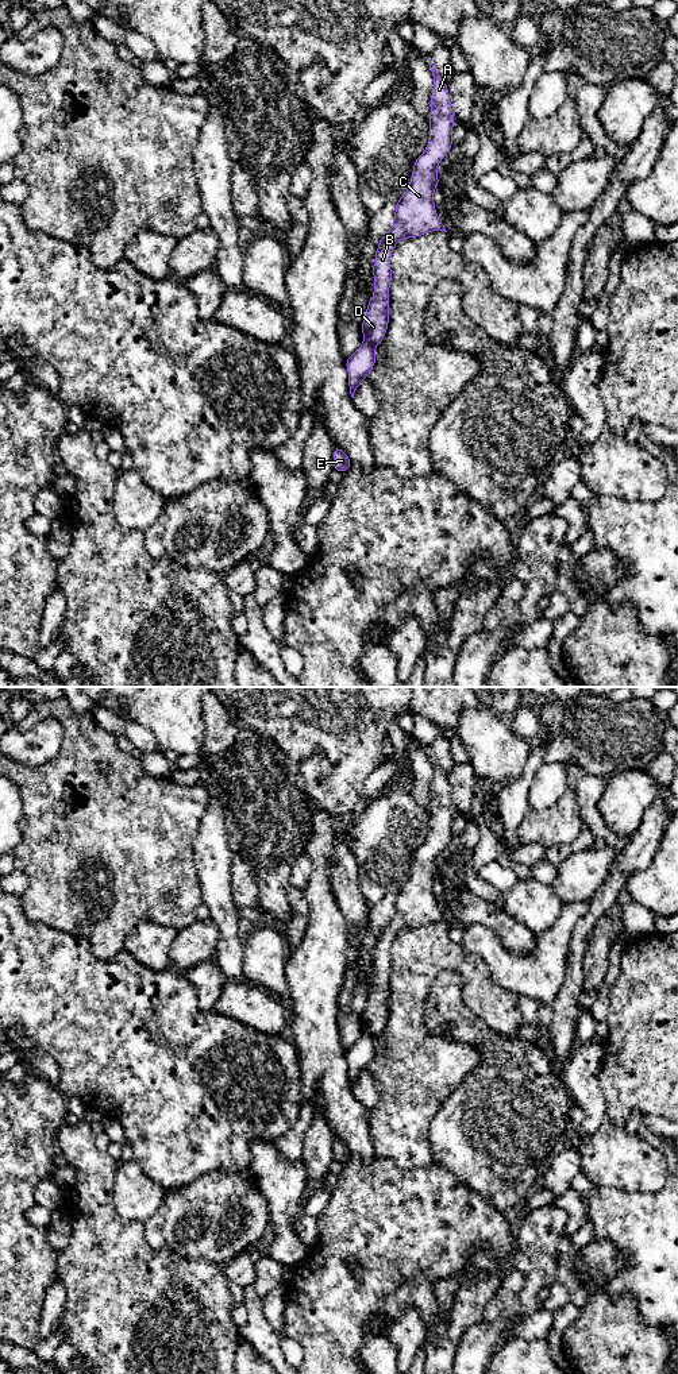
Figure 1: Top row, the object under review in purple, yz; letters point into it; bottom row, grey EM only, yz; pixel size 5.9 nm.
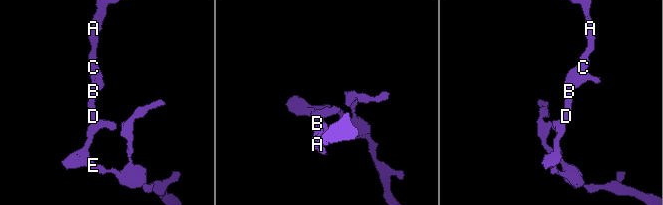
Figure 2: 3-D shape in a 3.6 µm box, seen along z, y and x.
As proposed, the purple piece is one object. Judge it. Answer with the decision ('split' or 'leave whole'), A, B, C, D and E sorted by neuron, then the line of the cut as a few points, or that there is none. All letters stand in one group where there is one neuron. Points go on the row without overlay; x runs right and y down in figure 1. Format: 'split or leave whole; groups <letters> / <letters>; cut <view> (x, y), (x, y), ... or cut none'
split; groups A B C D / E; cut yz (365, 1031), (373, 1038)

